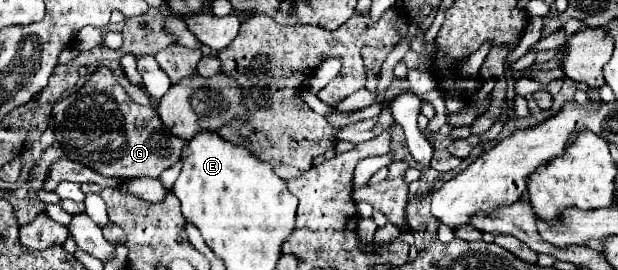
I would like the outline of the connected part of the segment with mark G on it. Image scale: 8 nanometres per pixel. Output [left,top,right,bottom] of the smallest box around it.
[52,66,186,178]

